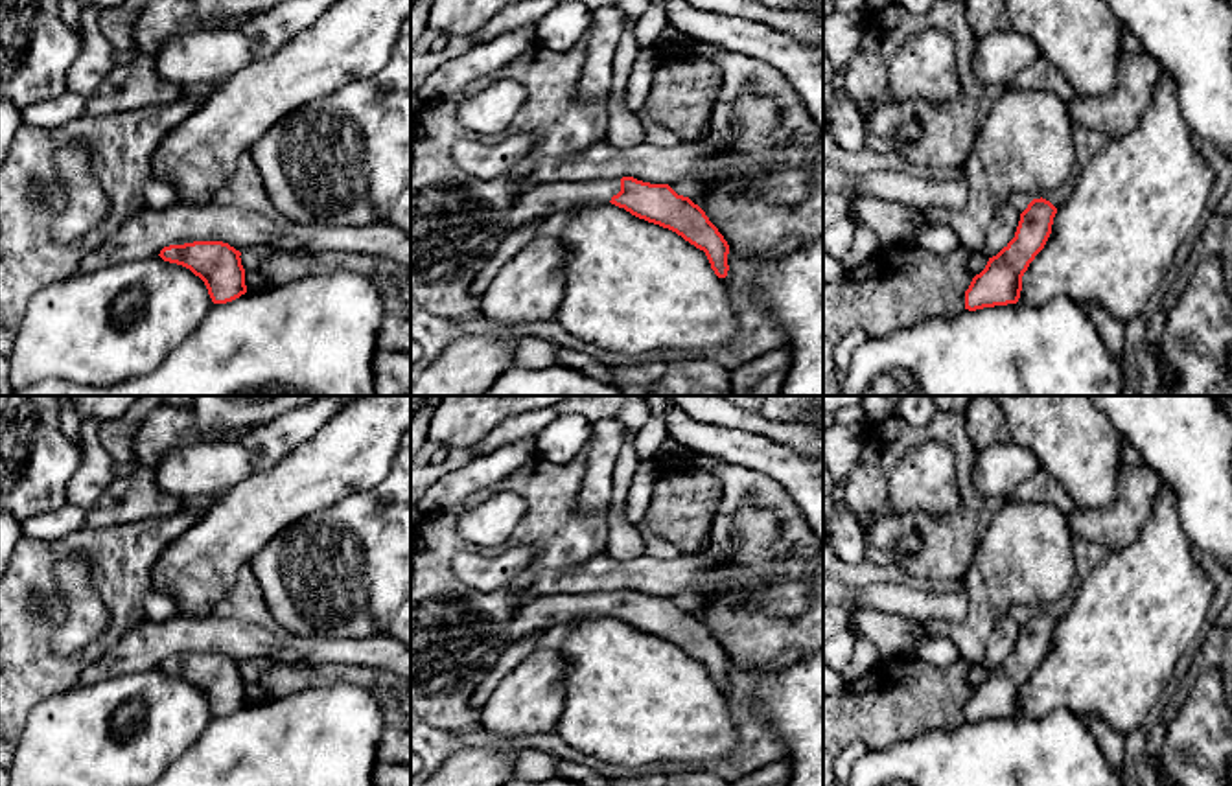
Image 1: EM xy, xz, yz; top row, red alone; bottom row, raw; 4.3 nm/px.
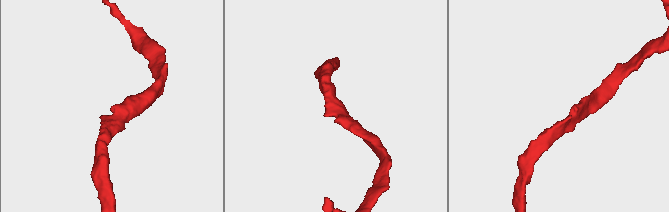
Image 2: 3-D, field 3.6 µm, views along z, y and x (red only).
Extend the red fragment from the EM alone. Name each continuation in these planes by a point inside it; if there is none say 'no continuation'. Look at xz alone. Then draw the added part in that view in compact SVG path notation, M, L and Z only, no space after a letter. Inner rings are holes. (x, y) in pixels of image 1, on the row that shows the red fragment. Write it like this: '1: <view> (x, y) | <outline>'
1: xz (547, 199) | M621 179L597 182L556 182L541 184L521 193L506 217L506 234L534 219L547 219L584 204L608 204L621 191Z

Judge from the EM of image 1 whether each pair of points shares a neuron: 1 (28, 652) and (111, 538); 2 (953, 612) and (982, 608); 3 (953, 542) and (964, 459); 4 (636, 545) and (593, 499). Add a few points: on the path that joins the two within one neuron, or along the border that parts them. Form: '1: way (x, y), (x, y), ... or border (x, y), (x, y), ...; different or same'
1: way (24, 613), (30, 578), (61, 547), (72, 543); same
2: border (971, 601), (969, 613), (962, 621), (927, 621); different
3: way (962, 521), (965, 516), (965, 479); same
4: border (614, 470), (612, 505), (606, 514); different

